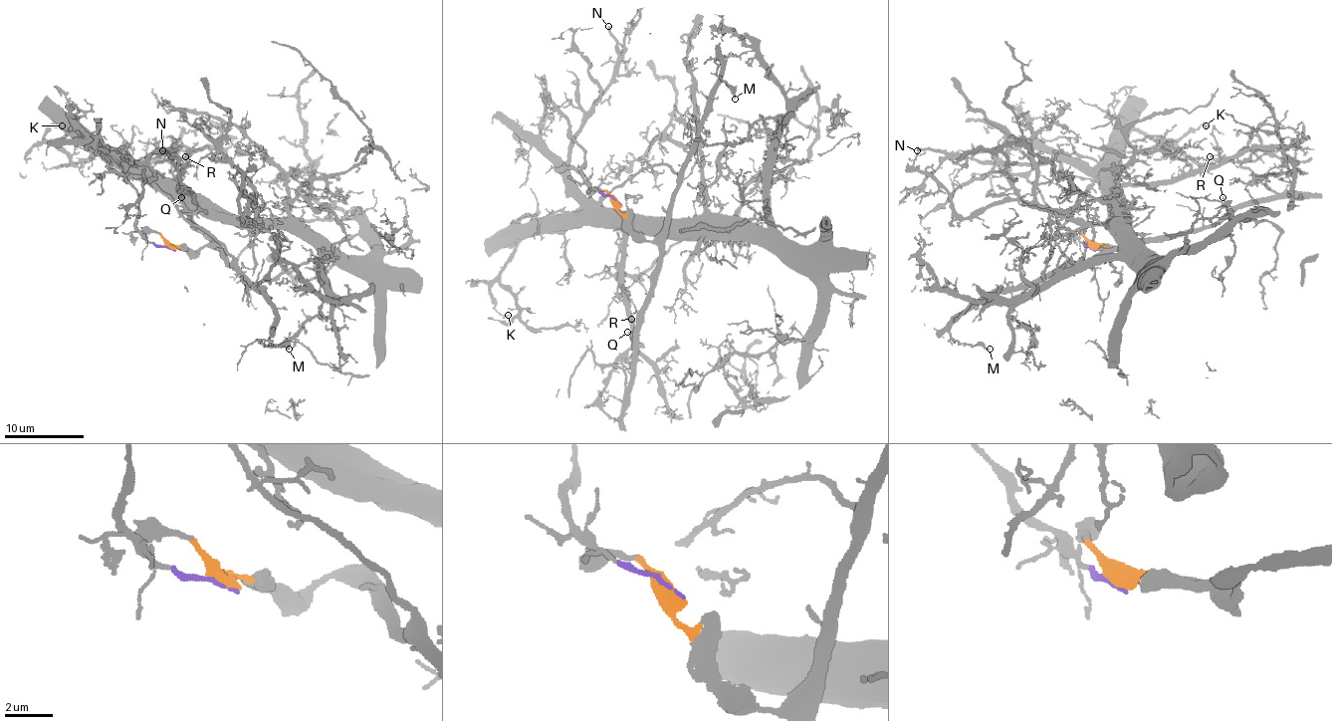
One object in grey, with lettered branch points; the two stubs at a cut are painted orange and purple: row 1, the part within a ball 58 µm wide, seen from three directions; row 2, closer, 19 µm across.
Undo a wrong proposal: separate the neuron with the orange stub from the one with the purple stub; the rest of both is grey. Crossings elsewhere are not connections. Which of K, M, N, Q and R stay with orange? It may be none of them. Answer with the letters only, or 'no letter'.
M, Q

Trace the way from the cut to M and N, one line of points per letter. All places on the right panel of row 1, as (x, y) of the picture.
M: (1090, 248), (1128, 252), (1132, 246), (1057, 268), (1029, 284), (998, 288), (956, 318), (950, 336), (990, 350)
N: (1090, 248), (1063, 225), (1029, 177), (1031, 167), (1001, 163), (988, 151), (966, 153), (917, 149)

